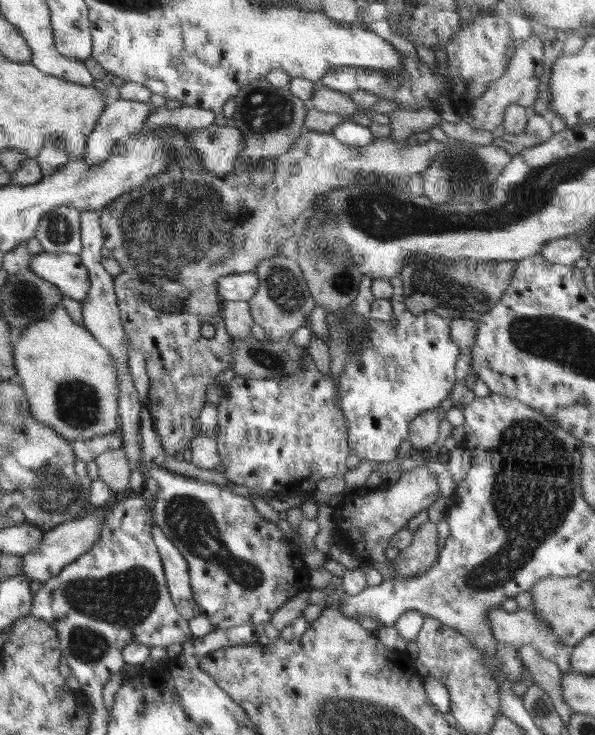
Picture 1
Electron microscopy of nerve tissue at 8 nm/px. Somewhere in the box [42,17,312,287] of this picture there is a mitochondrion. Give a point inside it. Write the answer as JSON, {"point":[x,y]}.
{"point":[263,111]}

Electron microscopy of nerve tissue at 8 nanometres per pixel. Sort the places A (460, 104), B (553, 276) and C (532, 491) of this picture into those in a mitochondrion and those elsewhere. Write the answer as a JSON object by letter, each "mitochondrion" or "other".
{"A":"other","B":"other","C":"mitochondrion"}

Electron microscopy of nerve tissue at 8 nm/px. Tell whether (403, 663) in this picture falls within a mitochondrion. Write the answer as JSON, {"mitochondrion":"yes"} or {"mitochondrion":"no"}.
{"mitochondrion":"no"}

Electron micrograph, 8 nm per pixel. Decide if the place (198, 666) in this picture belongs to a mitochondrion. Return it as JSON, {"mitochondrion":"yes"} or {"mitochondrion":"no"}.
{"mitochondrion":"no"}

